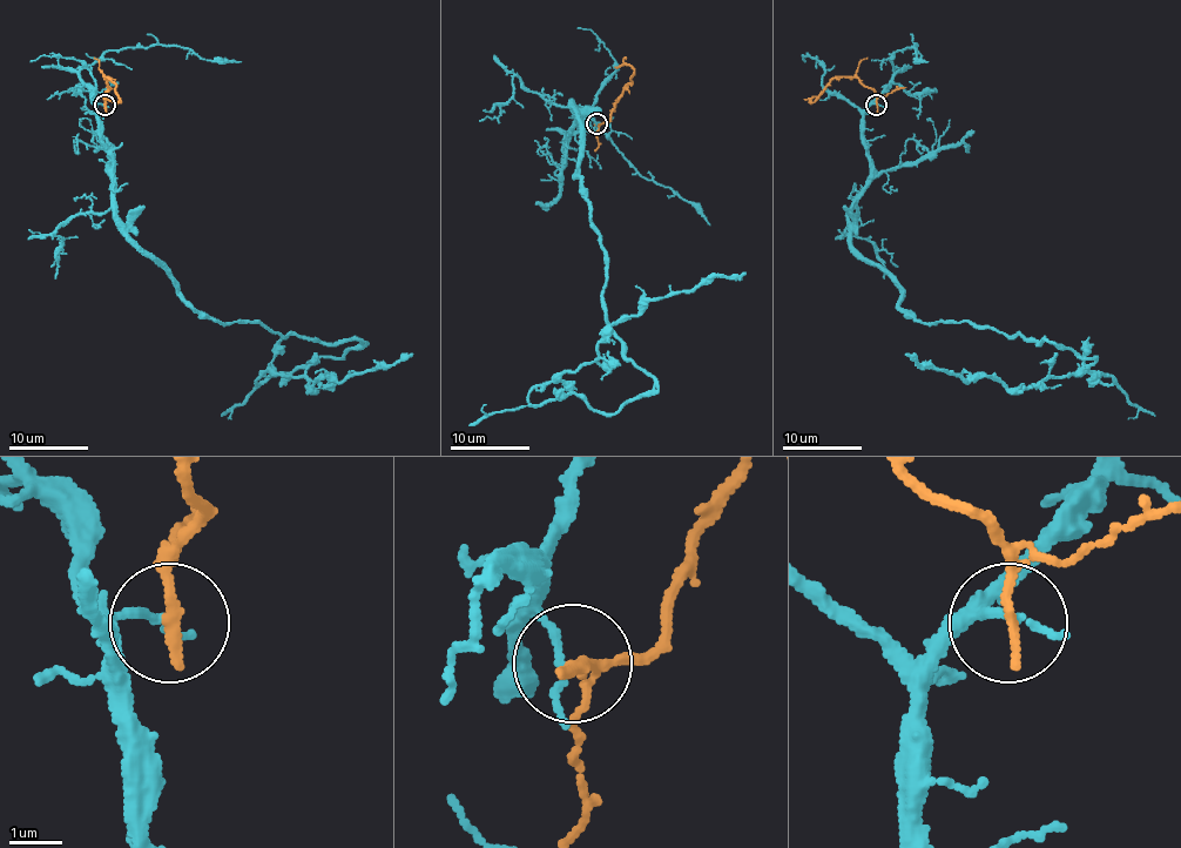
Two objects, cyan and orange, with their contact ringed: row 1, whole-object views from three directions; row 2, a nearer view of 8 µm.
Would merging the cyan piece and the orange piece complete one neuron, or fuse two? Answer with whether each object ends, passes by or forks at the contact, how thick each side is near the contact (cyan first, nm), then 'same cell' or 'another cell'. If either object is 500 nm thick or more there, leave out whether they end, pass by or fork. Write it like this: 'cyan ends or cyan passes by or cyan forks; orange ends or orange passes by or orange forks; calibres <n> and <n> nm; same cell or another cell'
cyan ends; orange ends; calibres 150 and 240 nm; another cell

